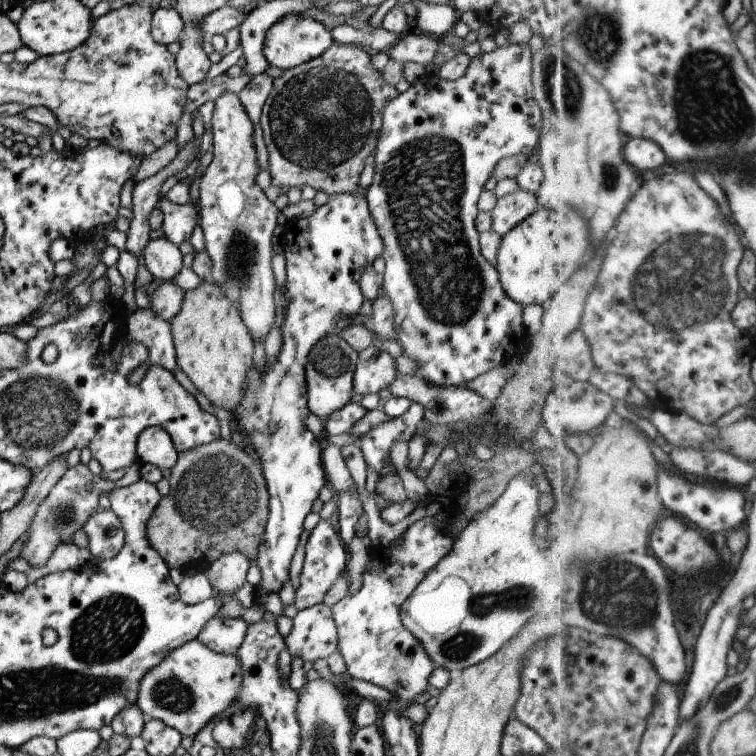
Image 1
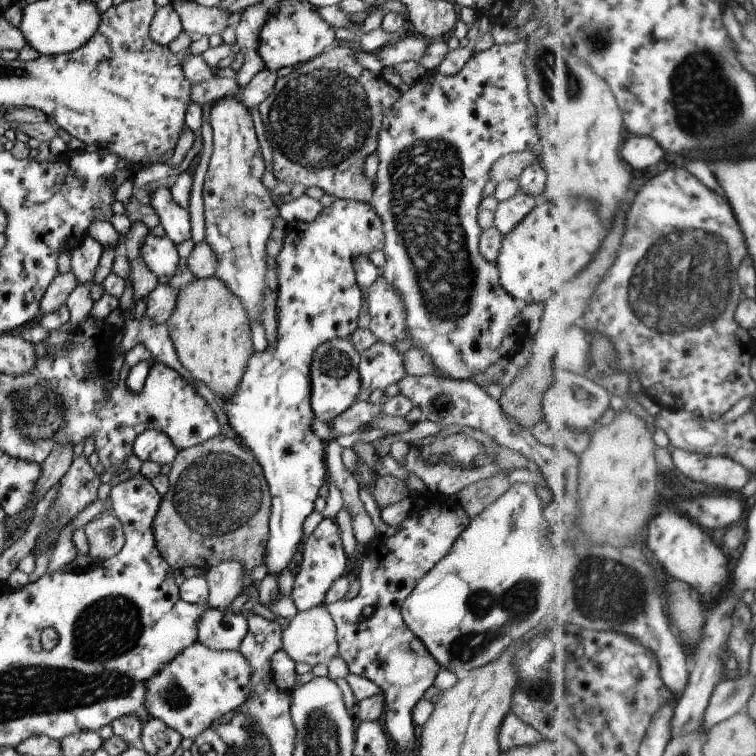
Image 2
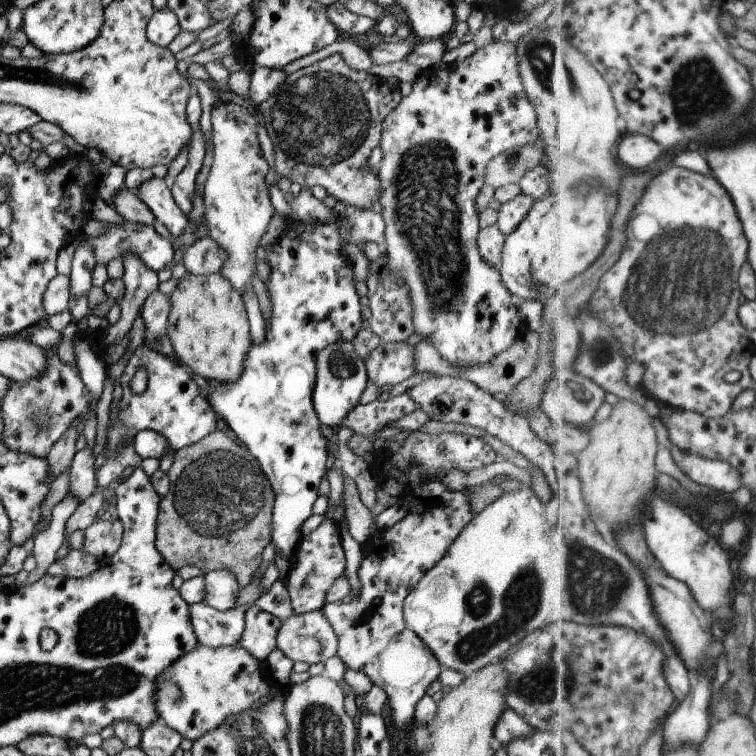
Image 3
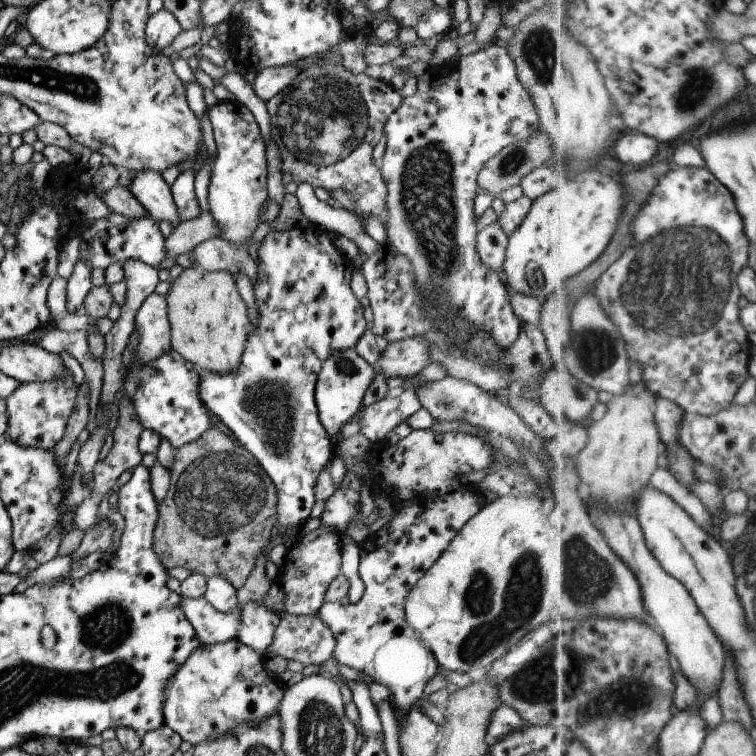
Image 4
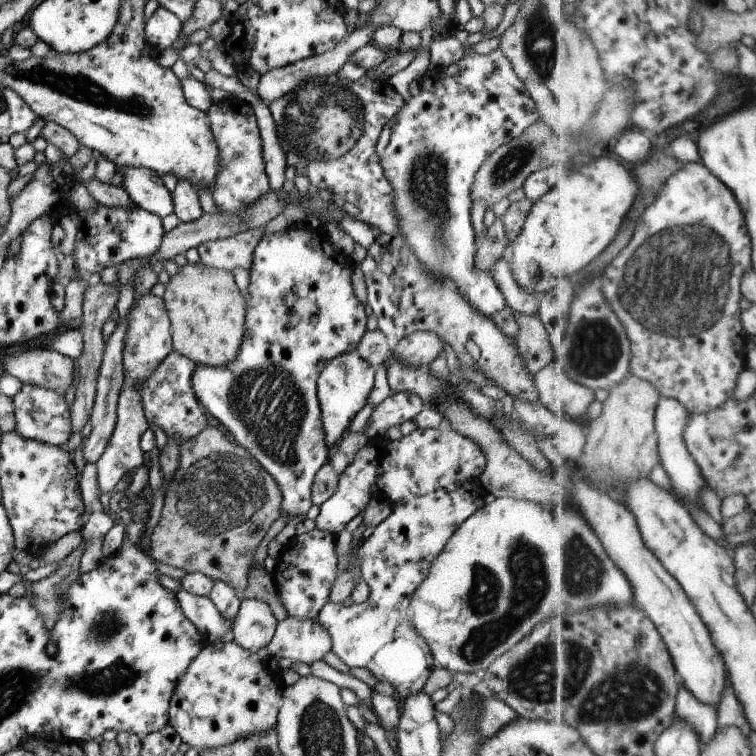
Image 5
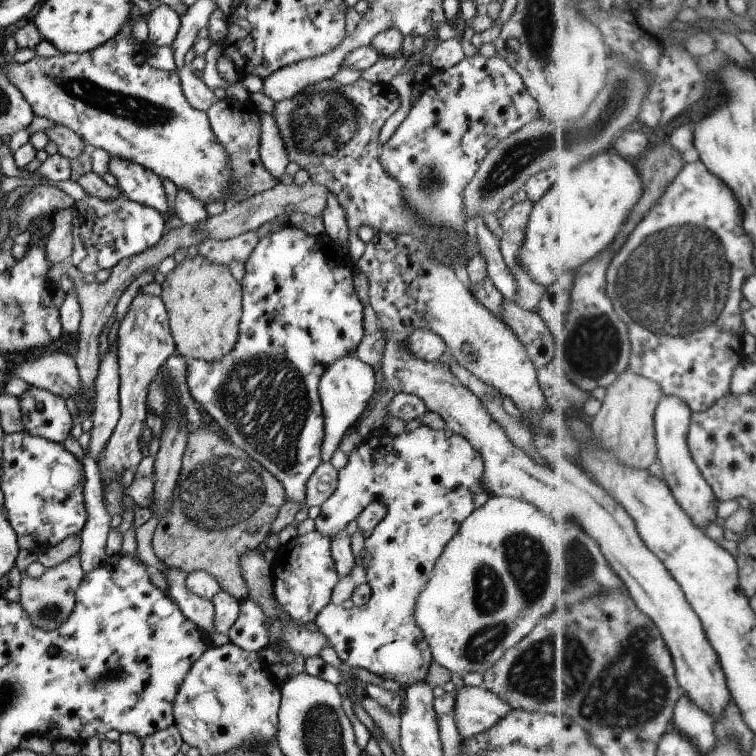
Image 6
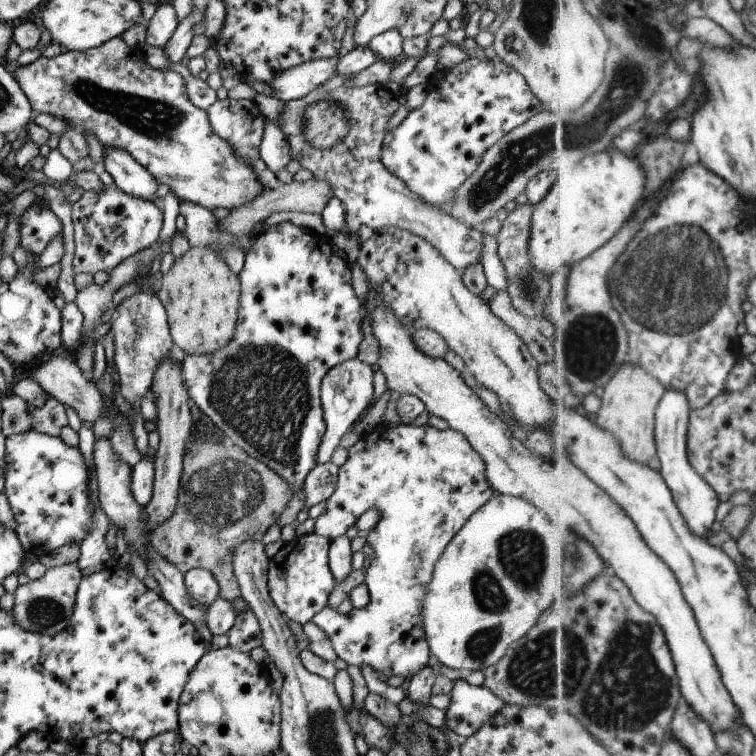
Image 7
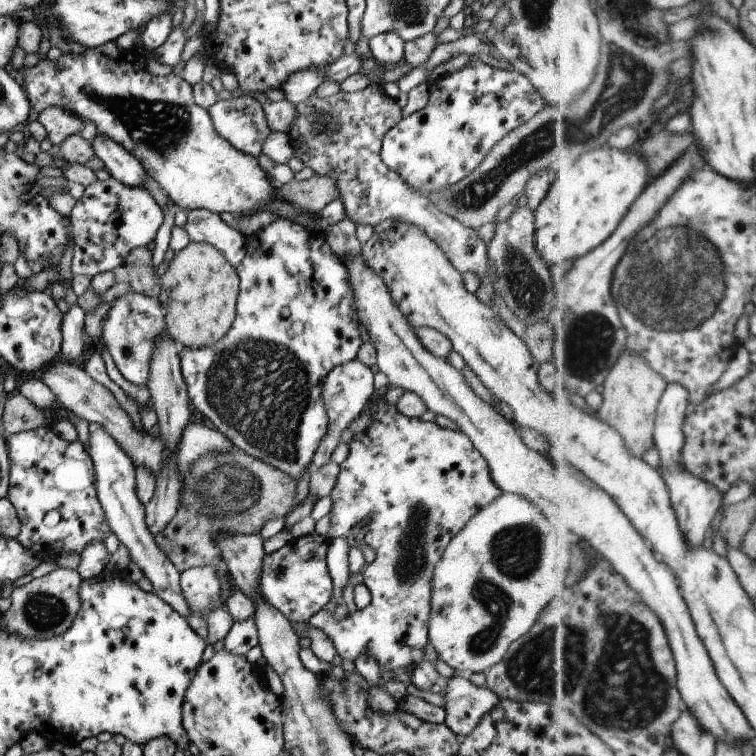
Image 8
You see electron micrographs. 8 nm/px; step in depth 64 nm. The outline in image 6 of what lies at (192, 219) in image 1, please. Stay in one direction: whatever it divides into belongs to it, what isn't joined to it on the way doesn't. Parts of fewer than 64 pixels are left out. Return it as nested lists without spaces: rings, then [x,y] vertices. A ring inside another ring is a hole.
[[[110,158],[108,170],[116,178],[117,187],[128,200],[154,208],[167,216],[170,209],[163,181],[152,170],[122,158]]]

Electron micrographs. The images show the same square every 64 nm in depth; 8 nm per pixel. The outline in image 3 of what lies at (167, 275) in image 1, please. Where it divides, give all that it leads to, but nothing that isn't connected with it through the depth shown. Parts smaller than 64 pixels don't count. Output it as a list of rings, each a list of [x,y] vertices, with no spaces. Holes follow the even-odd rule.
[[[126,221],[122,222],[122,224],[106,223],[106,230],[104,230],[102,236],[93,238],[84,235],[84,239],[94,248],[96,263],[104,264],[104,266],[108,265],[110,260],[114,260],[116,256],[123,258],[126,254],[136,254],[148,268],[159,273],[160,270],[168,269],[169,264],[171,266],[176,253],[172,242],[162,238],[153,226],[146,224],[128,223]]]

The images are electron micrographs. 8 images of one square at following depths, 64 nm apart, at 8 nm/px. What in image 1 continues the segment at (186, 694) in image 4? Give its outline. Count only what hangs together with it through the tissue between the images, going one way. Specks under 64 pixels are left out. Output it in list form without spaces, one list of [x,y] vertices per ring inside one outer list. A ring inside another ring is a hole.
[[[318,604],[314,607],[298,611],[292,618],[294,625],[290,634],[283,638],[290,652],[291,657],[302,658],[305,662],[316,662],[316,660],[328,659],[328,656],[336,650],[338,646],[337,627],[334,621],[332,610],[326,604]],[[197,639],[172,650],[140,682],[136,705],[149,719],[159,719],[182,737],[195,737],[212,718],[222,714],[238,696],[242,668],[235,656],[213,653]]]

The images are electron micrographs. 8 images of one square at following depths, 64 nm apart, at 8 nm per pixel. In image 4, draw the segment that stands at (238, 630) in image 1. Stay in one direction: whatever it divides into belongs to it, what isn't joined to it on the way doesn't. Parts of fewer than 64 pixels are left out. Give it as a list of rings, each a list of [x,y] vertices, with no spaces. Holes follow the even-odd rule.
[[[182,597],[181,608],[203,645],[216,645],[236,639],[241,622],[240,607],[233,612],[222,613],[211,606],[204,597]]]

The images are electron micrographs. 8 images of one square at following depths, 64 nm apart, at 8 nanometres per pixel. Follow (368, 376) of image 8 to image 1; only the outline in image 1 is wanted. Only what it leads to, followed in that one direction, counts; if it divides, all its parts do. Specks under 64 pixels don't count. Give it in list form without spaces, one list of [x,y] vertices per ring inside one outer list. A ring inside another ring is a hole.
[[[338,335],[326,336],[318,340],[308,352],[308,362],[304,378],[306,378],[307,406],[310,413],[326,420],[332,412],[344,408],[354,395],[352,386],[354,370],[357,366],[359,353],[342,340]]]

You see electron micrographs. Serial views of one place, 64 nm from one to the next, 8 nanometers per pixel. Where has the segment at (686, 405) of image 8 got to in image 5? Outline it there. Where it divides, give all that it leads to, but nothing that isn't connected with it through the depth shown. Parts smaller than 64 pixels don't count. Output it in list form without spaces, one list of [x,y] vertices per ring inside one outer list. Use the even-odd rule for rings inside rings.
[[[663,397],[660,400],[659,411],[657,412],[657,430],[660,436],[661,463],[667,471],[678,496],[688,500],[688,502],[697,502],[701,506],[700,500],[702,500],[702,494],[704,494],[708,482],[699,462],[690,453],[686,438],[684,438],[690,416],[690,410],[680,400],[668,397]]]

